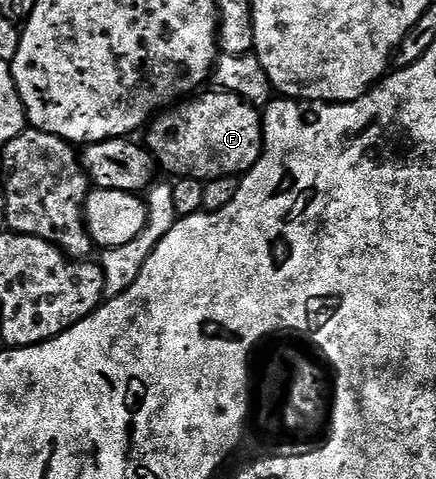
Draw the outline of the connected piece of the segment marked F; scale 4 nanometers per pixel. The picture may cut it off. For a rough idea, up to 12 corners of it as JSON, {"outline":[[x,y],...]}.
{"outline":[[201,92],[147,126],[163,172],[213,181],[247,173],[261,110]]}

